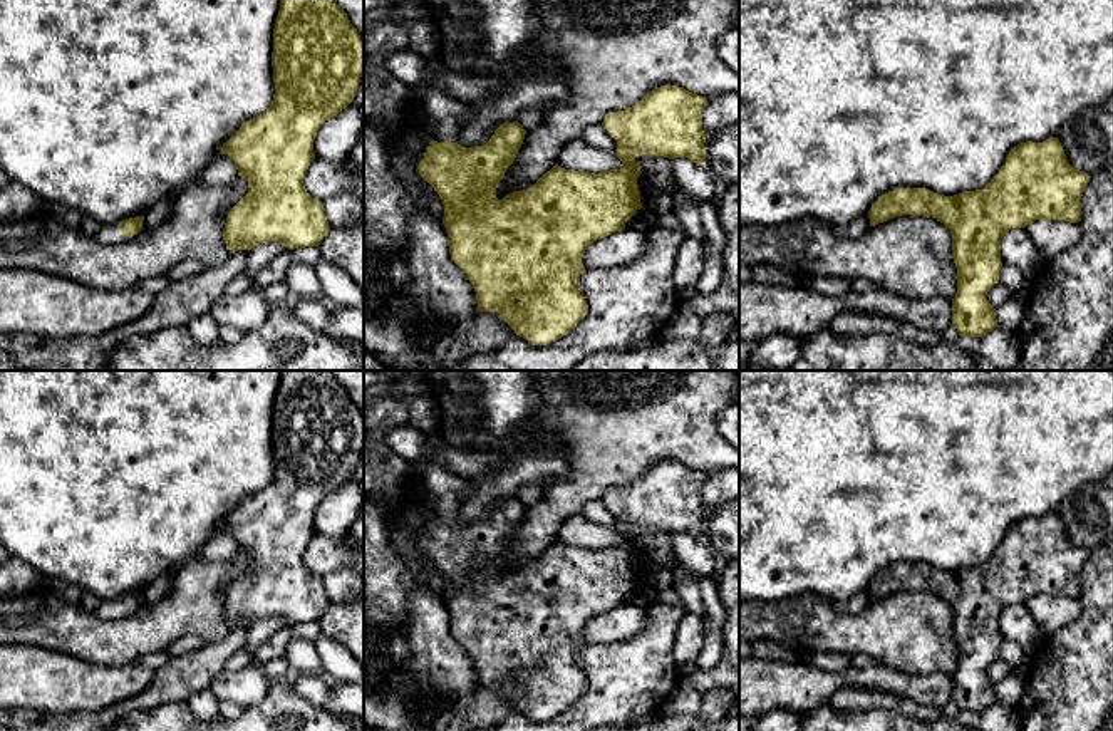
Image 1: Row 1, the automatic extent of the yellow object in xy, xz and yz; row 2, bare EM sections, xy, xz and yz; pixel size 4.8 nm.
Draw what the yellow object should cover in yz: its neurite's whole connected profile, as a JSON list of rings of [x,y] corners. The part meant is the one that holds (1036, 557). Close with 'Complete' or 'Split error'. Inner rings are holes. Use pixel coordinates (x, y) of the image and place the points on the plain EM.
[[[1058,513],[1043,518],[1026,516],[1009,526],[999,548],[982,565],[944,572],[927,563],[897,563],[878,572],[868,587],[868,595],[870,602],[875,602],[902,590],[924,590],[950,605],[952,634],[957,644],[952,701],[960,713],[982,713],[999,702],[987,667],[999,659],[1001,614],[1009,605],[1026,604],[1036,595],[1081,597],[1079,575],[1090,553],[1068,538]]]. Complete

